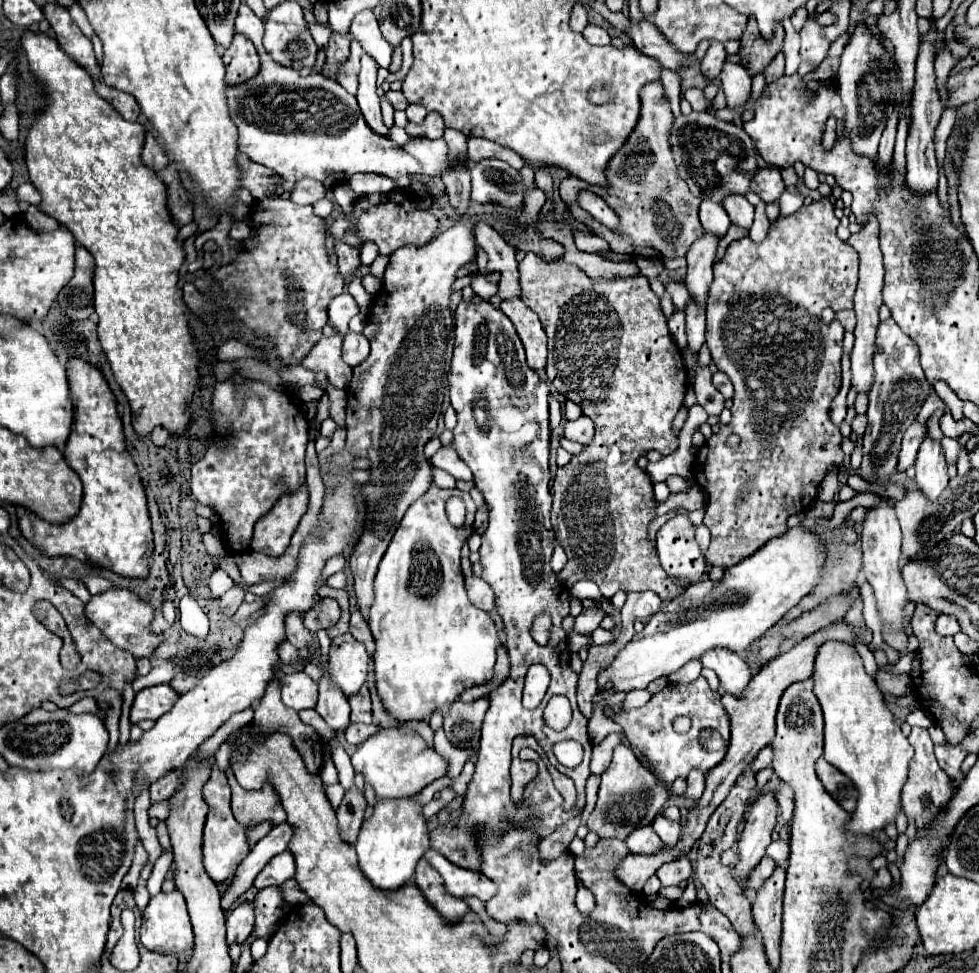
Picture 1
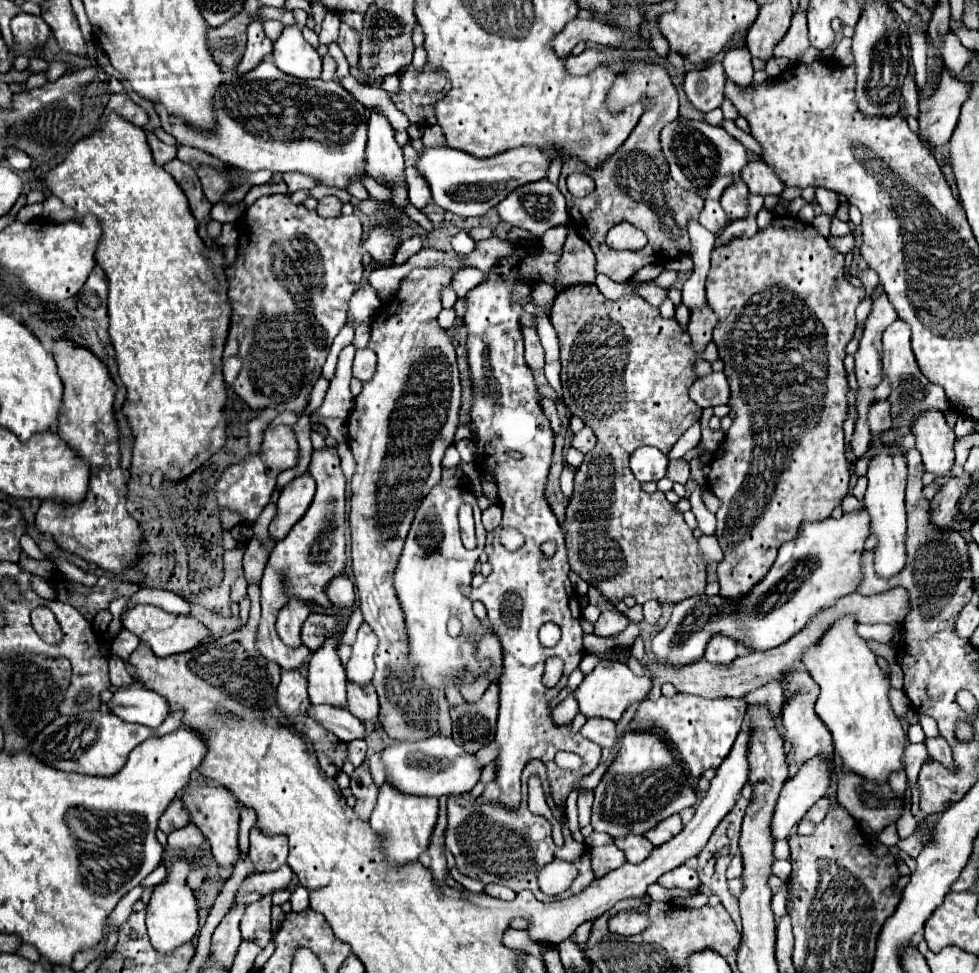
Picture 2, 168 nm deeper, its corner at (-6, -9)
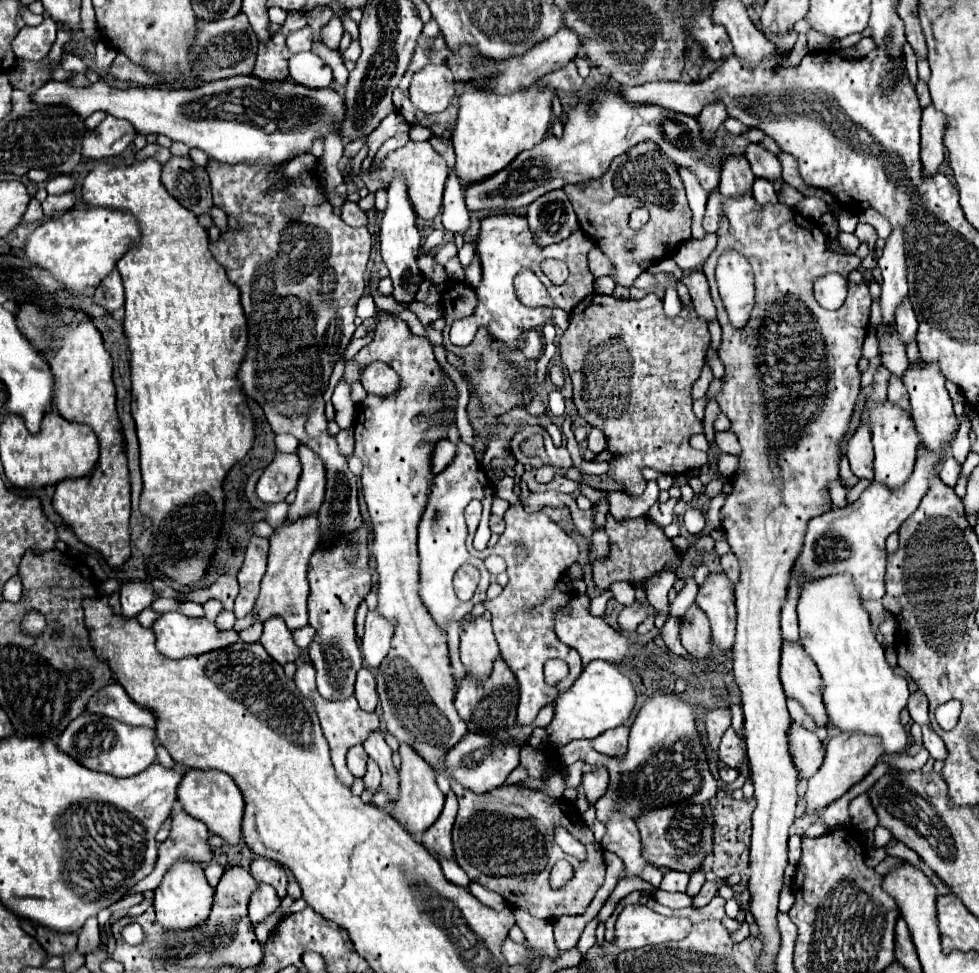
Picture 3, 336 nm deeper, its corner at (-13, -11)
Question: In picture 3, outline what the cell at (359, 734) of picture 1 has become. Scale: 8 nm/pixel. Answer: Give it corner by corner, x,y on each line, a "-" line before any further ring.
358,744
358,746
352,746
348,750
348,768
350,772
356,776
356,778
362,778
364,772
366,772
366,760
368,760
368,754
364,752
364,748

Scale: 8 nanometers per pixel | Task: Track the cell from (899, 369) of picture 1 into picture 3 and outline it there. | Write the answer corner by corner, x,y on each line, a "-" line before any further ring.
904,300
904,304
900,304
900,308
896,308
896,330
898,330
900,338
904,340
904,344
908,344
910,340
916,338
918,320
916,320
910,300

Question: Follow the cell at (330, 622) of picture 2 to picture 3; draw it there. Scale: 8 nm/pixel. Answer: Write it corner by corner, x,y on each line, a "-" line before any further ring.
304,626
304,628
296,630
296,632
292,632
292,636
294,636
296,646
300,646
300,648
308,648
308,644
310,644
312,638
314,638
314,628
312,628
312,626

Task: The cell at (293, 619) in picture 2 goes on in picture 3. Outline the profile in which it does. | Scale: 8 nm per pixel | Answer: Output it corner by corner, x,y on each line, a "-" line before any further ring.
316,512
312,516
302,516
298,522
284,520
276,532
270,536
270,552
268,552
268,570
262,578
260,594
252,608
254,622
270,620
272,616
280,616
292,630
298,630
308,624
308,562
316,548

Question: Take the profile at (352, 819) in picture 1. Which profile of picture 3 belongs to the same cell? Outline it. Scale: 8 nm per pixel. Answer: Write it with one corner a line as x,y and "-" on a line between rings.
372,758
368,760
368,772
364,776
364,782
366,782
366,790
378,790
380,788
380,768

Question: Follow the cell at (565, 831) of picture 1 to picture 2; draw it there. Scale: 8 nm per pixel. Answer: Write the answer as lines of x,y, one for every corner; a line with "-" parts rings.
579,794
579,828
589,826
591,820
591,806
593,806
593,794

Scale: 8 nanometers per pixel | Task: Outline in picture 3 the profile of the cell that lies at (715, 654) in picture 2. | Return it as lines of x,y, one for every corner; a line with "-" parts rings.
710,572
700,586
696,604
704,610
712,626
712,642
722,650
732,650
736,628
734,584
724,572

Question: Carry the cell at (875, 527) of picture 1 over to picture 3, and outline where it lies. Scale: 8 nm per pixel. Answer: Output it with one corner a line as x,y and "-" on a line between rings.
884,400
882,404
872,404
870,408
862,410
860,420
866,422
866,426
872,432
872,444
874,444
874,452
876,452
876,460
874,460
876,480
886,484
892,490
900,488
914,470
916,448
918,448
918,442
920,442
916,426
912,424
910,412
906,412
900,406

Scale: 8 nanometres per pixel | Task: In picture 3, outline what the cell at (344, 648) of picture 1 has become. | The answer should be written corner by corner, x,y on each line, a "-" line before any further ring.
370,610
366,616
366,628
364,628
364,638
362,638
362,654
364,660
370,668
378,668
384,656
390,650
390,640
394,632
392,620
380,616
380,612

